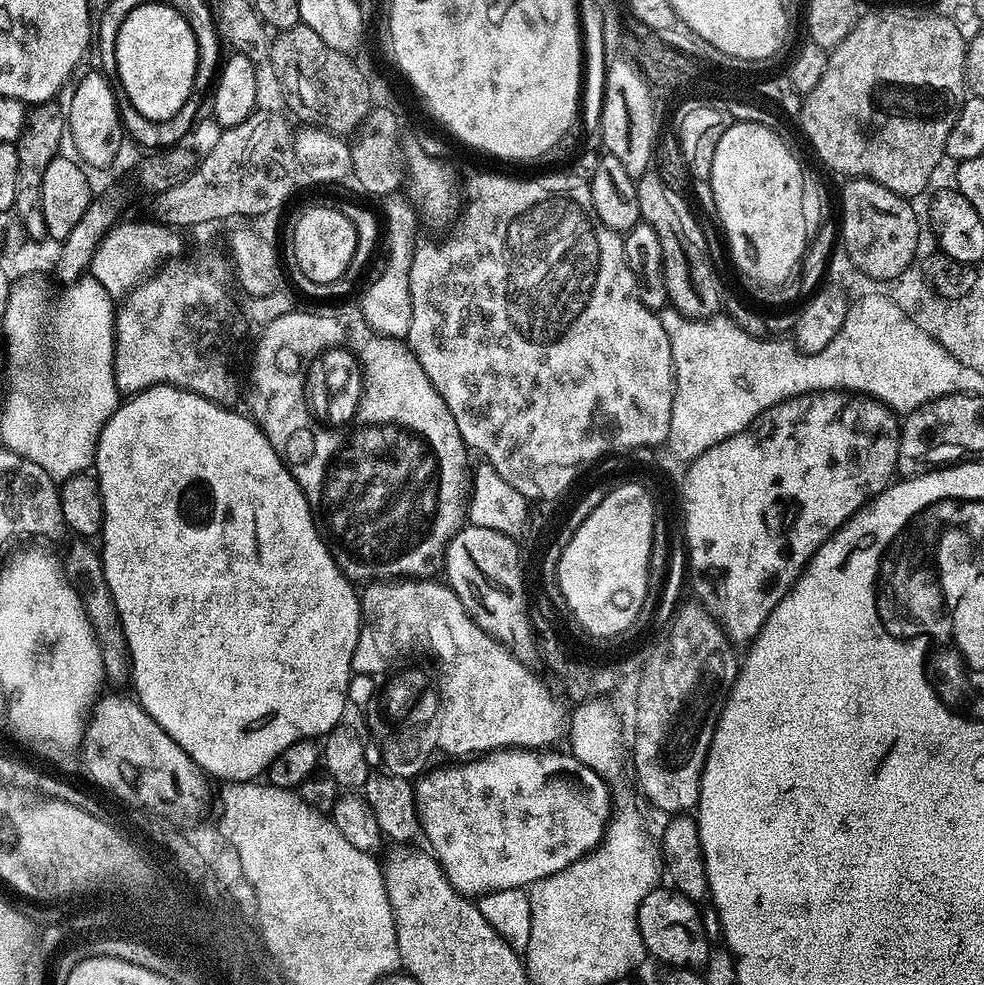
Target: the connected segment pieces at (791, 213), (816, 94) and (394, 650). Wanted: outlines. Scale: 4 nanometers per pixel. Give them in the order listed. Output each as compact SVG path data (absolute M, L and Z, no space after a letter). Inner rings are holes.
M740 121L729 126L718 142L718 150L714 150L712 189L715 215L720 216L720 224L728 235L733 262L741 268L739 271L743 275L754 281L788 280L788 268L794 272L799 269L809 245L810 230L804 225L800 201L800 191L806 187L806 180L795 154L788 148L789 145L774 130L752 121Z
M884 8L881 12L866 11L859 17L853 29L846 34L839 45L828 52L826 71L818 86L810 90L803 97L801 106L800 127L802 136L812 143L816 156L832 172L841 172L844 178L863 178L873 180L886 190L905 198L913 198L932 180L940 160L945 159L944 147L946 137L954 126L954 118L958 118L958 110L962 110L966 99L966 85L964 83L964 49L966 47L966 36L960 25L950 18L942 17L936 10L923 12L920 8Z
M392 578L387 582L372 582L367 585L368 588L363 589L360 596L360 633L358 634L358 646L354 650L354 658L352 659L352 670L356 673L360 668L368 668L368 675L371 672L376 672L376 668L380 668L380 672L376 672L376 676L372 681L380 684L380 680L384 680L384 668L405 668L409 663L415 663L420 658L420 648L432 648L432 652L436 652L437 658L442 661L440 664L442 669L442 693L441 696L449 700L450 710L445 715L444 723L442 724L442 732L438 736L439 751L445 752L446 755L452 756L448 758L468 758L473 754L483 754L486 752L495 752L498 748L531 748L539 749L551 745L564 730L564 721L562 722L562 712L559 704L554 700L547 686L536 676L534 676L529 665L525 661L503 648L493 636L486 634L486 630L482 630L472 620L472 615L466 611L462 611L460 600L448 587L447 583L440 582L432 578Z

